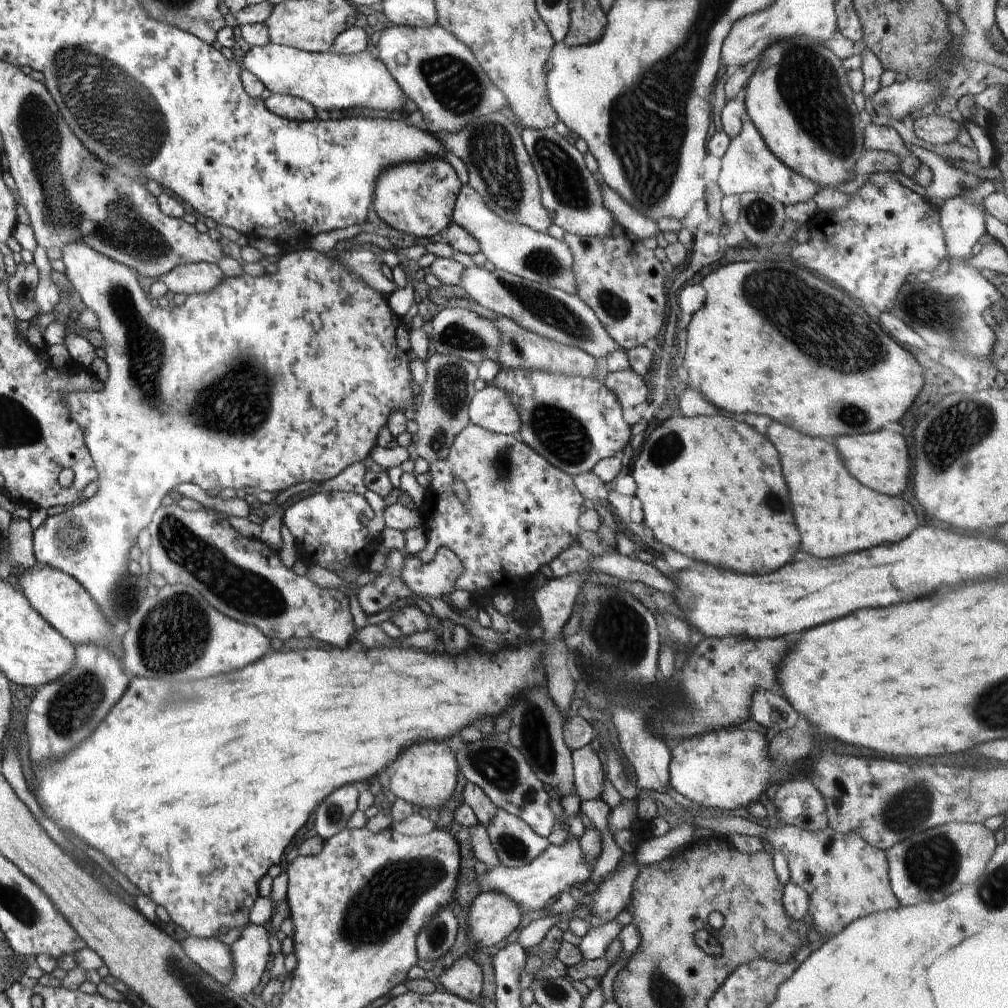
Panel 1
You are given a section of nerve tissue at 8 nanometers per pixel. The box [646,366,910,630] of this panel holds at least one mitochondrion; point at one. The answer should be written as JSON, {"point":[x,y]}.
{"point":[852,415]}

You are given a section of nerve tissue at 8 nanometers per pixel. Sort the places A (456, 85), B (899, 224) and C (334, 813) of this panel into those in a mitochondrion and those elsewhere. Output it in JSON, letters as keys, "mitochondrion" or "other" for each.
{"A":"mitochondrion","B":"other","C":"mitochondrion"}

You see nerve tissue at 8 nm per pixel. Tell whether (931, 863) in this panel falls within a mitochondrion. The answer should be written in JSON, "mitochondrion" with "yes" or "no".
{"mitochondrion":"yes"}

